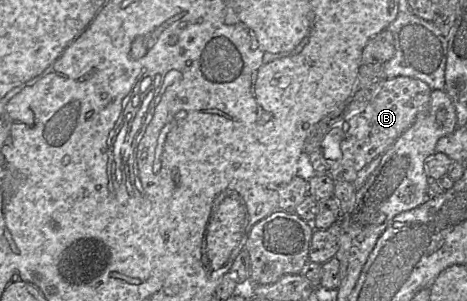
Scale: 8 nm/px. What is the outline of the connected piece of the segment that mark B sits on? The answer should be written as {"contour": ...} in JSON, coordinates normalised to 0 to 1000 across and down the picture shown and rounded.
{"contour":[[[867,252],[824,262],[799,299],[807,322],[786,342],[782,362],[745,405],[719,402],[700,435],[683,505],[702,548],[702,581],[713,601],[756,608],[771,565],[809,515],[818,515],[891,399],[895,379],[916,355],[925,296],[910,272]]]}

